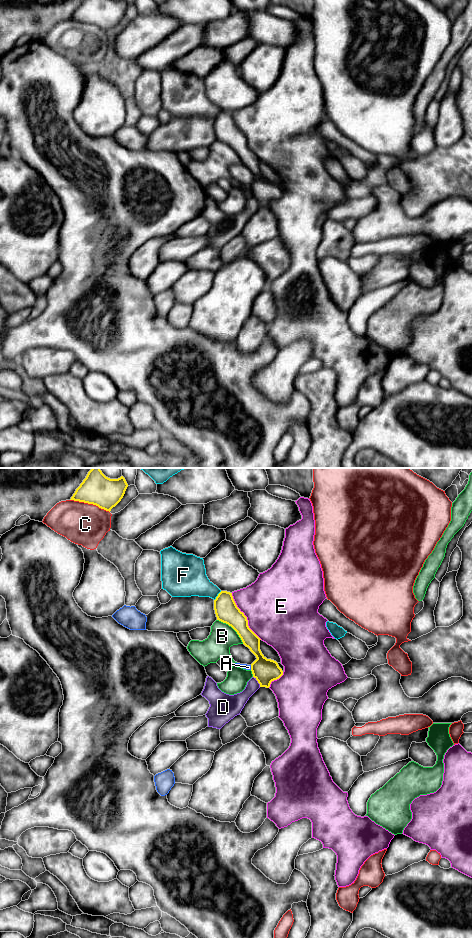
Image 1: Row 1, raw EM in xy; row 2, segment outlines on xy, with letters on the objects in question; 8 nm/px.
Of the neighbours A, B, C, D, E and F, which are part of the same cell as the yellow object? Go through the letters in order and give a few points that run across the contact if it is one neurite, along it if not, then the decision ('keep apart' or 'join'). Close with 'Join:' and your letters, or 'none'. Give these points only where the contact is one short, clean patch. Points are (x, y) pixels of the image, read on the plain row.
A: keep apart
B: keep apart
C: keep apart
D: xy (253, 196), (260, 206) | keep apart
E: keep apart
F: keep apart
Join: none

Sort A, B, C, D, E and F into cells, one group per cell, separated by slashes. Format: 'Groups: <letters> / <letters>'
Groups: A / B / C / D / E / F

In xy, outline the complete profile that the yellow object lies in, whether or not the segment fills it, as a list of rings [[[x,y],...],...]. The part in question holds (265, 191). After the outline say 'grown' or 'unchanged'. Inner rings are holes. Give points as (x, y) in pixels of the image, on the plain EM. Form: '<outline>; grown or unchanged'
[[[221,111],[214,120],[214,130],[217,140],[231,146],[241,158],[243,164],[256,176],[256,180],[251,184],[253,197],[258,201],[260,207],[269,208],[272,201],[279,199],[283,195],[282,189],[274,180],[267,179],[260,170],[260,158],[249,148],[247,137],[237,127],[232,113]]]; unchanged

